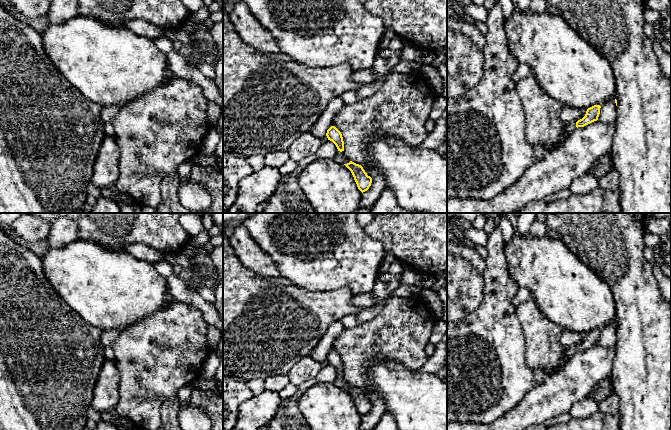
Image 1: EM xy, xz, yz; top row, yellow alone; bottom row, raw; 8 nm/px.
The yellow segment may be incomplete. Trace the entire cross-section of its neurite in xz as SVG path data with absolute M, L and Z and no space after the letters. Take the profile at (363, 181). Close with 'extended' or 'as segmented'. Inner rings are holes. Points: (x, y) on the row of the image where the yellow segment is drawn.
M350 161L344 164L352 173L358 189L363 193L369 189L372 183L372 178L367 175L363 167Z; as segmented

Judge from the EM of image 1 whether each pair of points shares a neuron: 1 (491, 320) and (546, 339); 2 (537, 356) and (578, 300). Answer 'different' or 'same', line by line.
1: different
2: different

